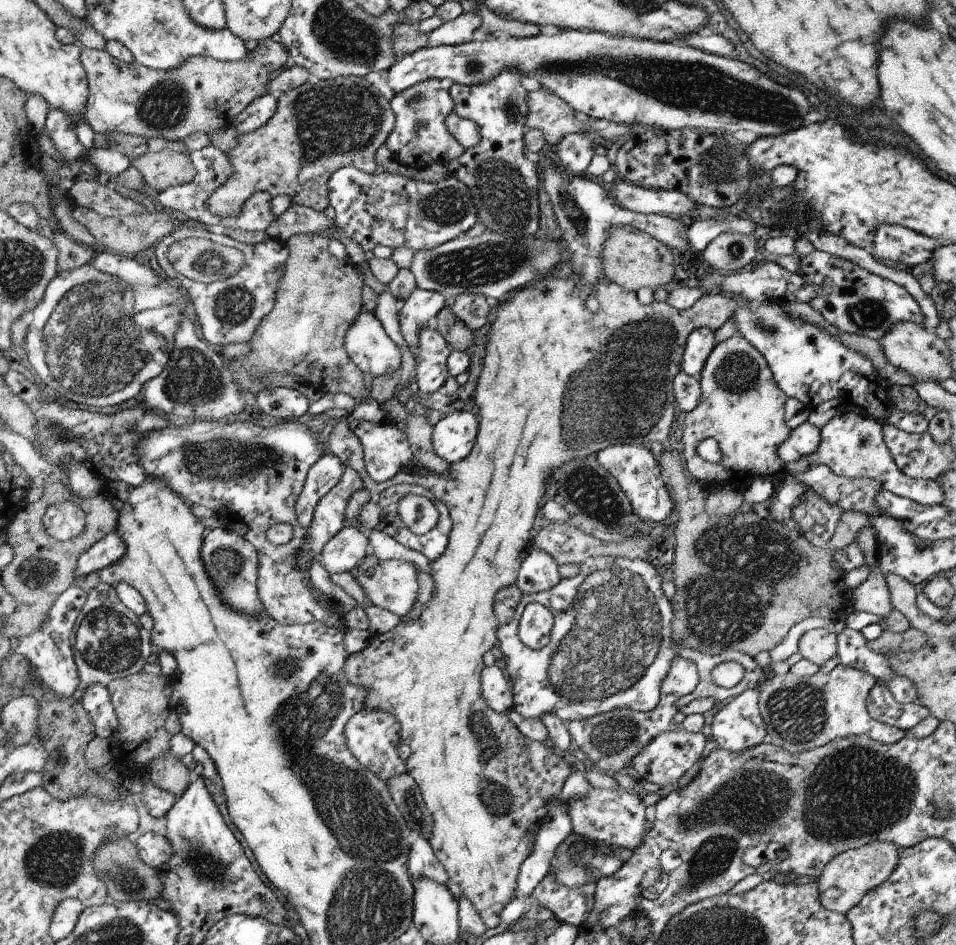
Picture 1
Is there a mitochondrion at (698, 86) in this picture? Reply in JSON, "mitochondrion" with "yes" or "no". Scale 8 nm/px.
{"mitochondrion":"yes"}

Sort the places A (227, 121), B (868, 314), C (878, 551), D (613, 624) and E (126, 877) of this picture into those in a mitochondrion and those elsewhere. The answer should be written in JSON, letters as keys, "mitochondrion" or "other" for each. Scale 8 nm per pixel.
{"A":"other","B":"mitochondrion","C":"other","D":"mitochondrion","E":"mitochondrion"}

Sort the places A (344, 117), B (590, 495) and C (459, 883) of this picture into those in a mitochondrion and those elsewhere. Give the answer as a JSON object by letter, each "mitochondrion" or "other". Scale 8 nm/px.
{"A":"mitochondrion","B":"mitochondrion","C":"other"}

